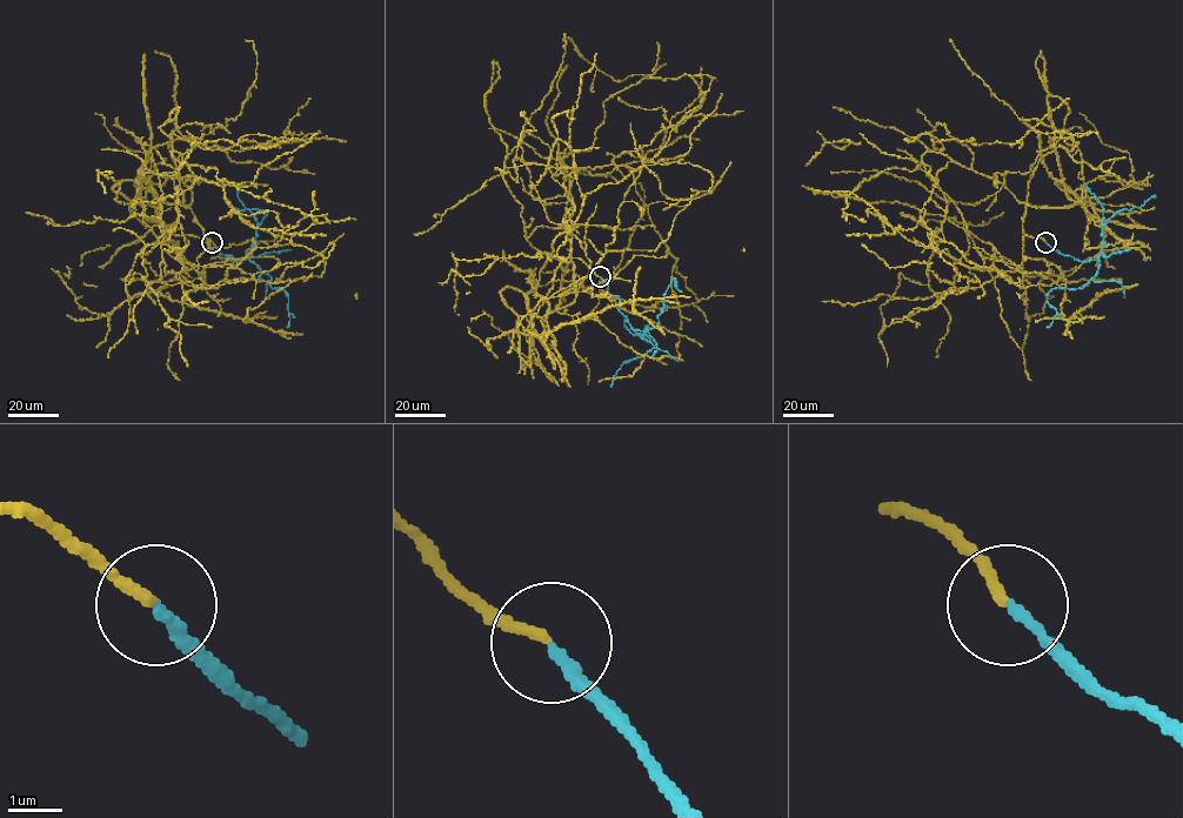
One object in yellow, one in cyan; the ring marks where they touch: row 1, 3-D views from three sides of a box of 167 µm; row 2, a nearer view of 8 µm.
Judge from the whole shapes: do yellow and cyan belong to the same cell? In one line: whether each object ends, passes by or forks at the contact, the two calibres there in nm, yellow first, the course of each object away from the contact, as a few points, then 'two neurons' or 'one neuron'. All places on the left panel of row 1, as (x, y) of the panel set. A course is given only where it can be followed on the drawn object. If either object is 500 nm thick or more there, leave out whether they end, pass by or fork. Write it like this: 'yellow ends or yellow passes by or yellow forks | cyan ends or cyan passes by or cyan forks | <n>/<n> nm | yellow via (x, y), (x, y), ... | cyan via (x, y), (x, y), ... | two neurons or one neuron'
yellow ends | cyan ends | 200/220 nm | yellow via (212, 242), (164, 232), (151, 151), (202, 272), (167, 285), (313, 190) | cyan via (213, 242), (233, 261), (249, 259), (269, 275), (273, 288), (287, 293), (288, 328) | one neuron

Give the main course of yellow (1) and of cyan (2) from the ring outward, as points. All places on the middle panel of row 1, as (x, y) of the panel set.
1: (600, 276), (549, 254), (527, 307), (575, 296), (560, 154), (590, 267), (554, 296), (701, 67)
2: (600, 276), (633, 329), (646, 330), (657, 326), (675, 277)

